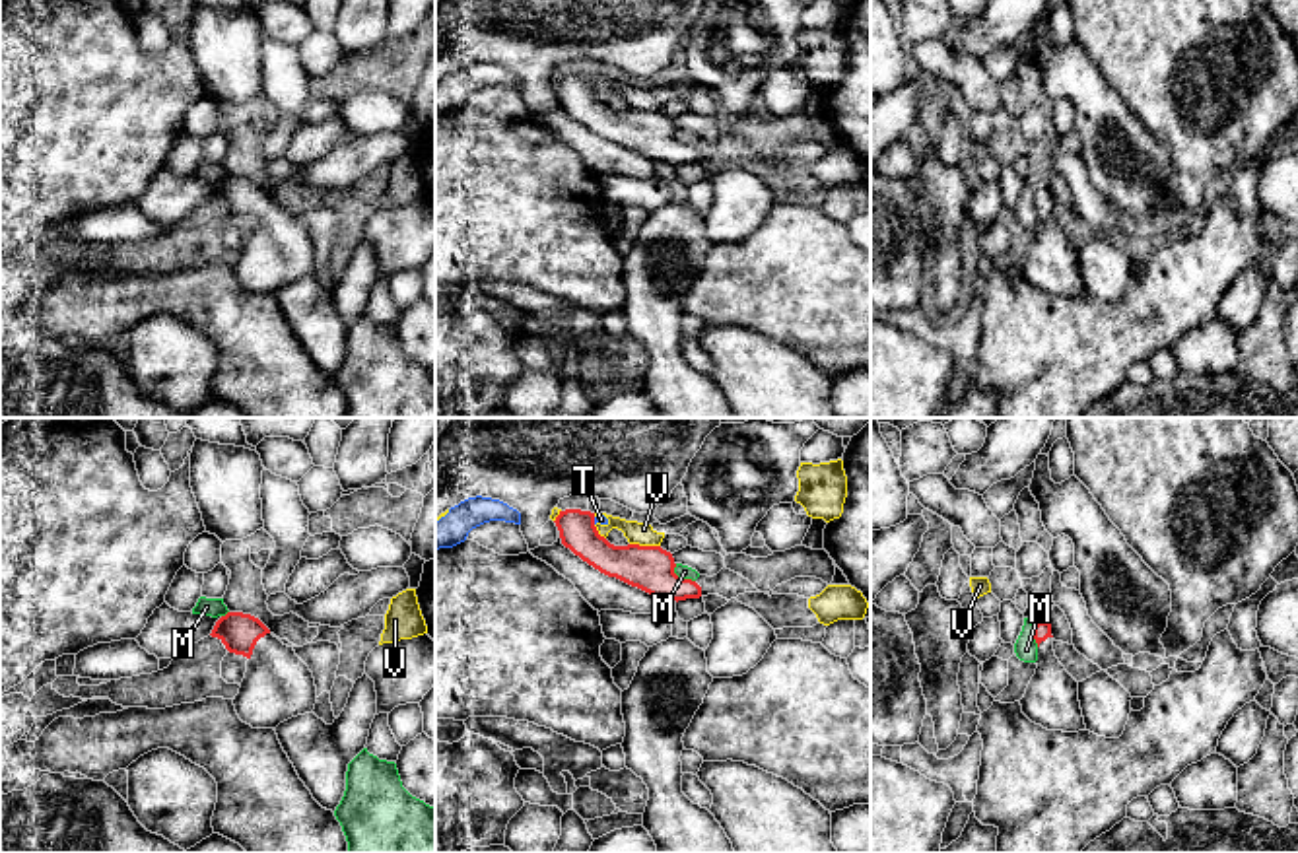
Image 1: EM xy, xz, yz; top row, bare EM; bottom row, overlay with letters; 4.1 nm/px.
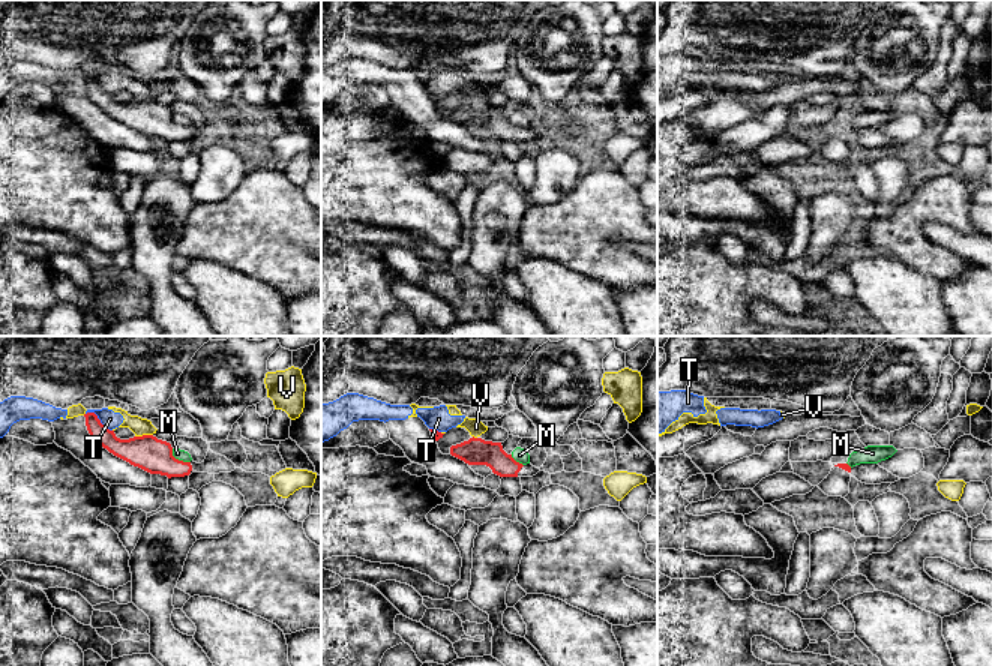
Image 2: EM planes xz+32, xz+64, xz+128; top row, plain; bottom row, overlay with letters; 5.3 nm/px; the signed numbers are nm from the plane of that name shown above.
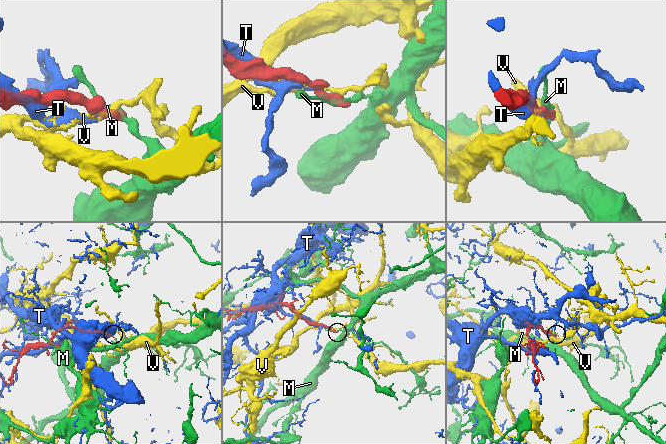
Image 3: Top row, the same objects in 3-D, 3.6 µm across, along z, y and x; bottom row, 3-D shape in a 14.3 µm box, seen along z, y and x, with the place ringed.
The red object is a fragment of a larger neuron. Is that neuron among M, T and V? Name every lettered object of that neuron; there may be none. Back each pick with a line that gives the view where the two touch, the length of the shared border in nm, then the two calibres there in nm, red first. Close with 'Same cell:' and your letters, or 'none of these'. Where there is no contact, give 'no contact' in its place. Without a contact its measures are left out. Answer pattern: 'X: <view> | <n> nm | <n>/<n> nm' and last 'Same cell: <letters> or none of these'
Same cell: none of these

